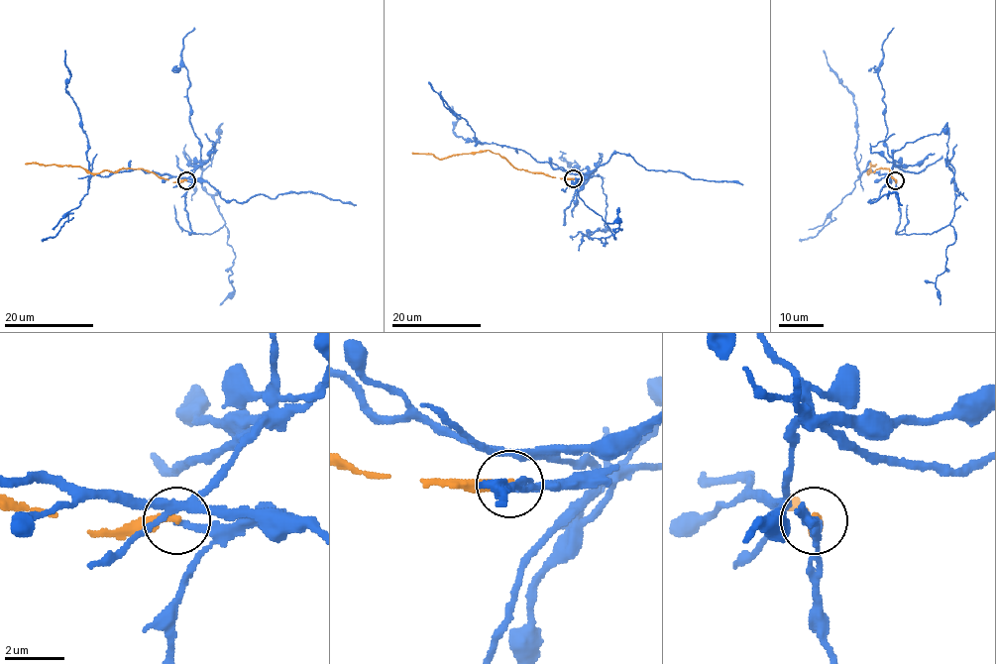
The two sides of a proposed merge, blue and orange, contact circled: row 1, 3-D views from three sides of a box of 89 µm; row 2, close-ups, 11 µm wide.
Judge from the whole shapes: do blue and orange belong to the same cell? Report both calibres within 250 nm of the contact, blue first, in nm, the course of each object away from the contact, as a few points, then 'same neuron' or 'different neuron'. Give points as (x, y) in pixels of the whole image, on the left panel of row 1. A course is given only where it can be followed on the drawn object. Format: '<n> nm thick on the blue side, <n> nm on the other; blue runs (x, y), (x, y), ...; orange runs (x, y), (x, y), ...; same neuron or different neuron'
200 nm thick on the blue side, 340 nm on the other; blue runs (185, 180), (199, 181), (137, 168), (92, 175), (78, 107), (66, 89), (69, 69), (64, 51); orange runs (185, 180), (172, 182), (138, 168), (90, 173), (79, 166), (25, 165); different neuron

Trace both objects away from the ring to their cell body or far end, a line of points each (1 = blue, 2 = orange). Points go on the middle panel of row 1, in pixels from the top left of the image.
1: (573, 178), (583, 179), (587, 174), (555, 169), (505, 146), (458, 137), (453, 131), (457, 116), (451, 105)
2: (573, 178), (525, 171), (488, 150), (440, 159), (432, 155), (412, 153)

